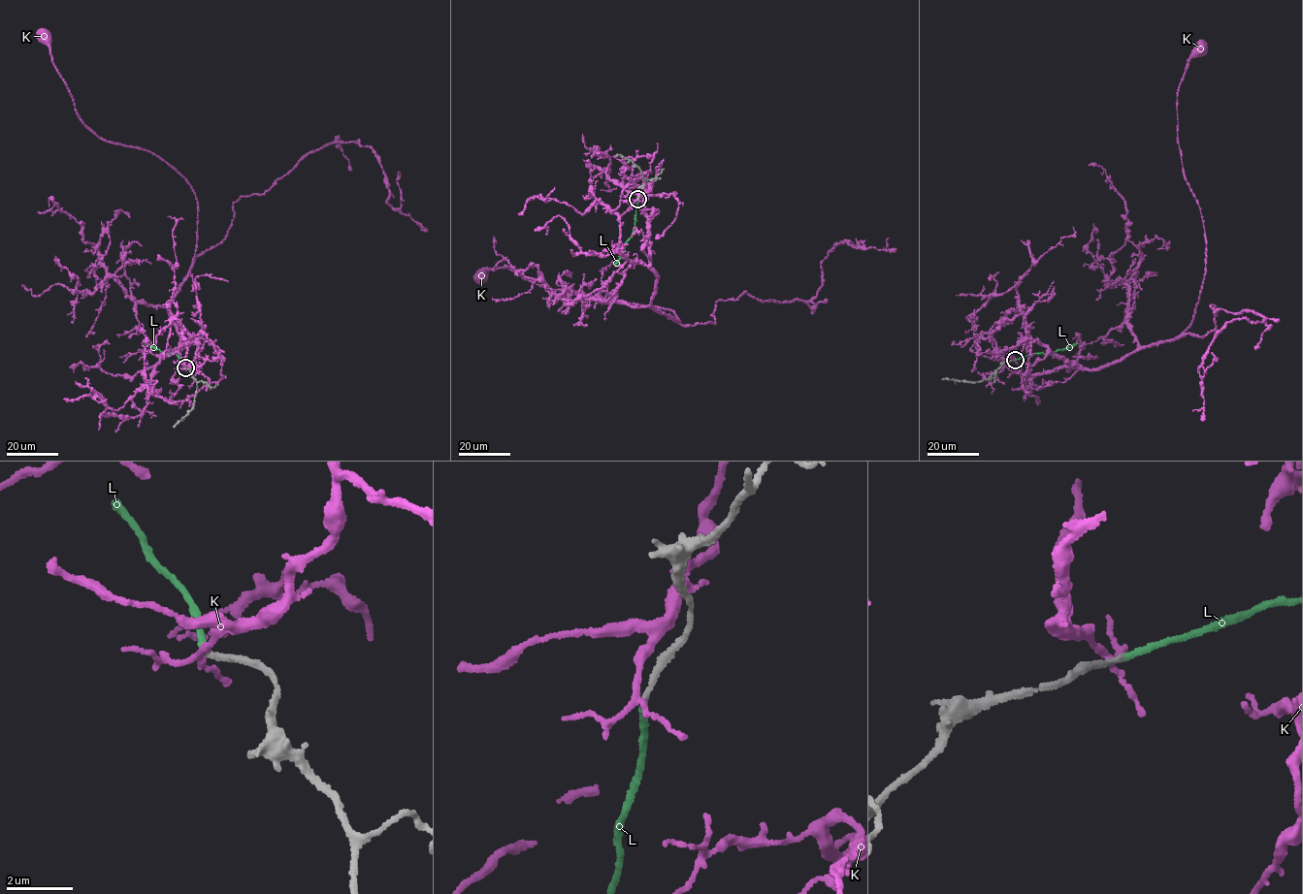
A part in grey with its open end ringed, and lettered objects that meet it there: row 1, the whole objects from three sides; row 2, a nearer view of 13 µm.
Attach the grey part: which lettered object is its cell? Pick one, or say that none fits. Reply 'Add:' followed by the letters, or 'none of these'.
Add: L

